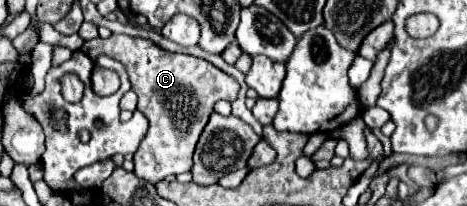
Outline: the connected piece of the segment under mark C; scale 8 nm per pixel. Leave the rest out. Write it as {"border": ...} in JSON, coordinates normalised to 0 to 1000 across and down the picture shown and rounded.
{"border":[[[240,165],[227,189],[201,184],[180,204],[176,252],[193,282],[214,262],[240,272],[270,320],[283,437],[296,456],[296,534],[321,592],[317,650],[287,748],[287,845],[321,893],[338,893],[355,854],[390,845],[411,816],[415,709],[454,553],[458,505],[467,485],[501,495],[514,437],[514,408],[497,369],[480,359],[450,301],[403,262],[355,252],[308,184],[268,165]]]}

